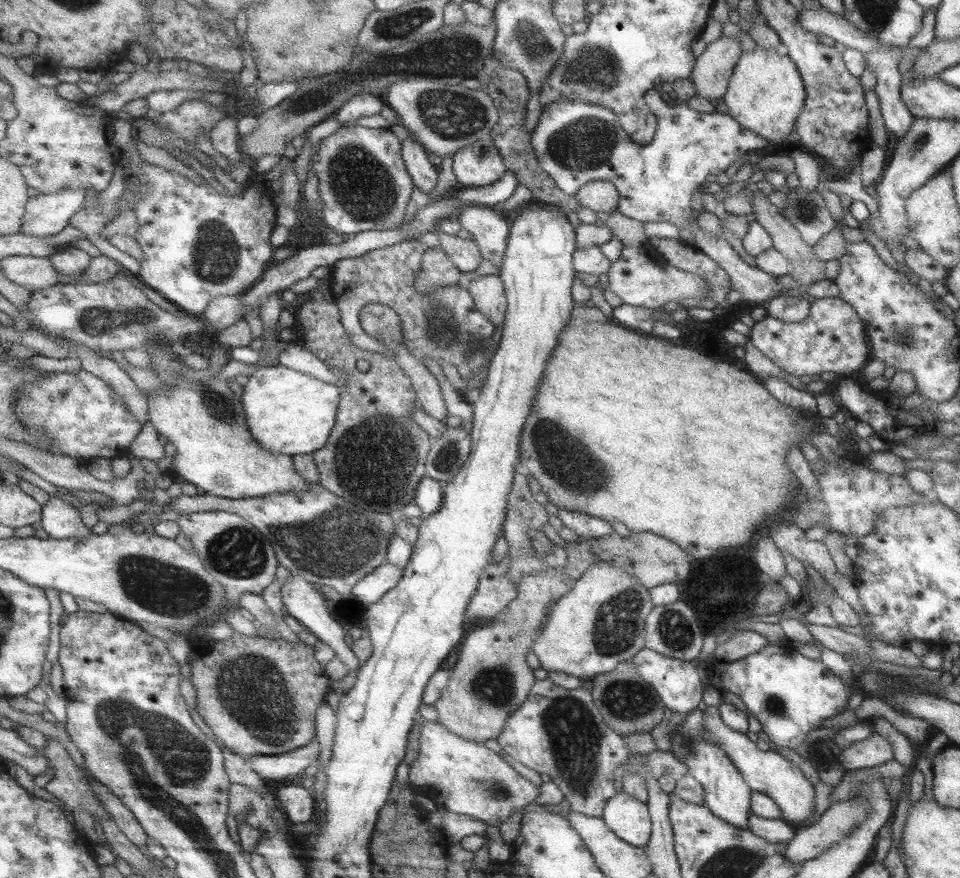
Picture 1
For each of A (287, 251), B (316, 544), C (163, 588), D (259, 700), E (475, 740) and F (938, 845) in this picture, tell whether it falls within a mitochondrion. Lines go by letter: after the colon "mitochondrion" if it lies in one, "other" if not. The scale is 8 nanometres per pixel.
A: other
B: mitochondrion
C: mitochondrion
D: mitochondrion
E: other
F: other

